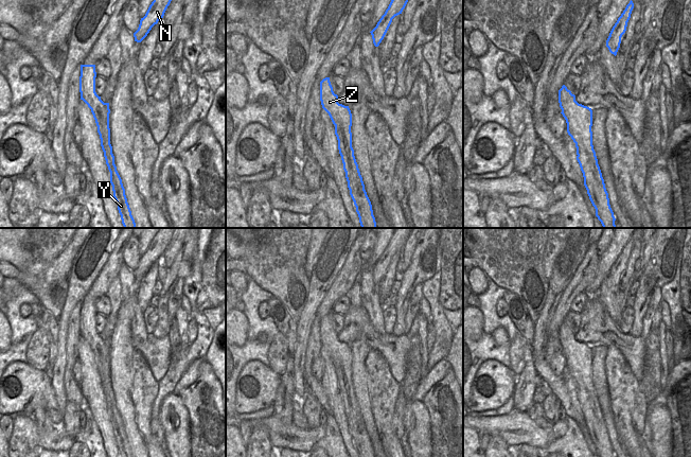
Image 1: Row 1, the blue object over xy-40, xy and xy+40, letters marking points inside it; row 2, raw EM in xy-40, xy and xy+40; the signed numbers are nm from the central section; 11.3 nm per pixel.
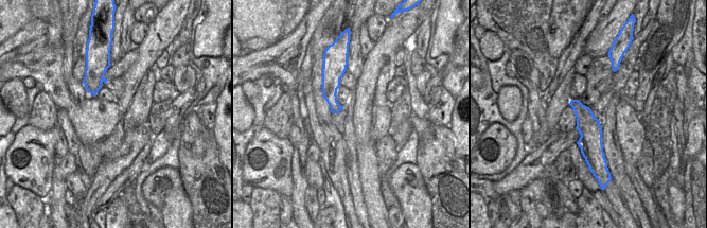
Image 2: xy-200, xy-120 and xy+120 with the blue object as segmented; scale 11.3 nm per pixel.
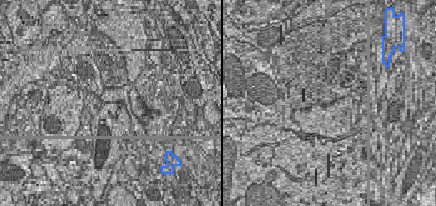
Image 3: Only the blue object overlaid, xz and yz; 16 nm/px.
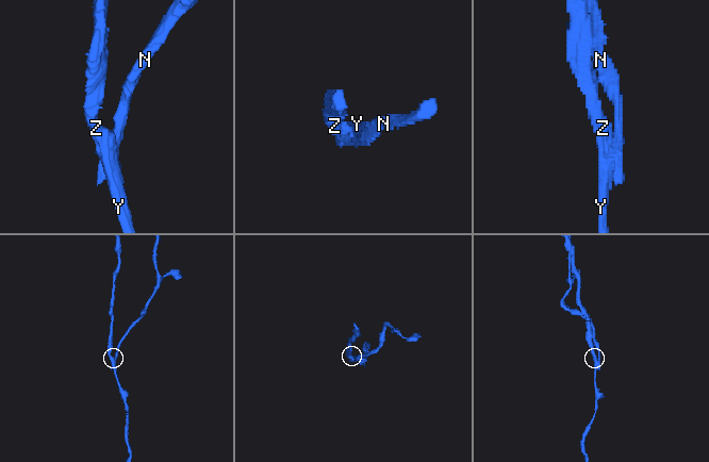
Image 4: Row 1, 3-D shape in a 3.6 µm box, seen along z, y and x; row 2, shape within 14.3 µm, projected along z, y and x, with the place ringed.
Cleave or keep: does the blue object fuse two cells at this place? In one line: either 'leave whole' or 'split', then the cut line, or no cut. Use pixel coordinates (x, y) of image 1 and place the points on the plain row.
split; cut xy (340, 355), (339, 363), (344, 374), (344, 387), (354, 396)

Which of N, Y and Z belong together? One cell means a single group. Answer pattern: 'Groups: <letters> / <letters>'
Groups: N / Y Z

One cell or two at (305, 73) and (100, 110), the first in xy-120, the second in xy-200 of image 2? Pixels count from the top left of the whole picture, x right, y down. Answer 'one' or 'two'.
two

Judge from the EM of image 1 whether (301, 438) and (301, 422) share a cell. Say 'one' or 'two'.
two

